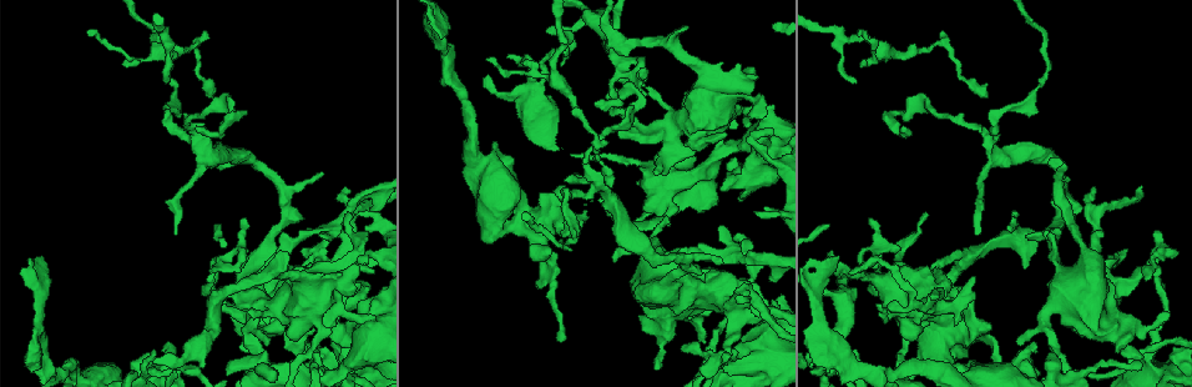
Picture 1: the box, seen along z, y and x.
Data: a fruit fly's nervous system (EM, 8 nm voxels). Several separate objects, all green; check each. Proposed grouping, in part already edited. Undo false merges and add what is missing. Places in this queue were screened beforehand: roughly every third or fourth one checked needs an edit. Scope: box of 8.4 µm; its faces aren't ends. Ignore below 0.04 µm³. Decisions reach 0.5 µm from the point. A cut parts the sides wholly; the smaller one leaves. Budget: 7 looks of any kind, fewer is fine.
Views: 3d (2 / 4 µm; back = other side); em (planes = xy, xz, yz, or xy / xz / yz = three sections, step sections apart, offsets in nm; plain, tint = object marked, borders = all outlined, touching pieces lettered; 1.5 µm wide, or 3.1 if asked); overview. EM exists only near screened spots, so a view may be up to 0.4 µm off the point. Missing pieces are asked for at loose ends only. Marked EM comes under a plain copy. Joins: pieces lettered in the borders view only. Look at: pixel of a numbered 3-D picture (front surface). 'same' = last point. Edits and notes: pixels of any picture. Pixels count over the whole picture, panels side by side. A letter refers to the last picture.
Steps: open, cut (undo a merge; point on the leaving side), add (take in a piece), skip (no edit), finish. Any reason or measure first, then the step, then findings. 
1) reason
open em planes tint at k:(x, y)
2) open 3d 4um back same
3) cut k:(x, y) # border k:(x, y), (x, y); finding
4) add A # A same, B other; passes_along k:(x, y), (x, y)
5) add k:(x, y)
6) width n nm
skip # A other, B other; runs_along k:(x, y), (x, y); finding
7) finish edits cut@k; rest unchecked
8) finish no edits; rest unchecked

tapers out
open em yz step 8 tint at 1:(875, 306)

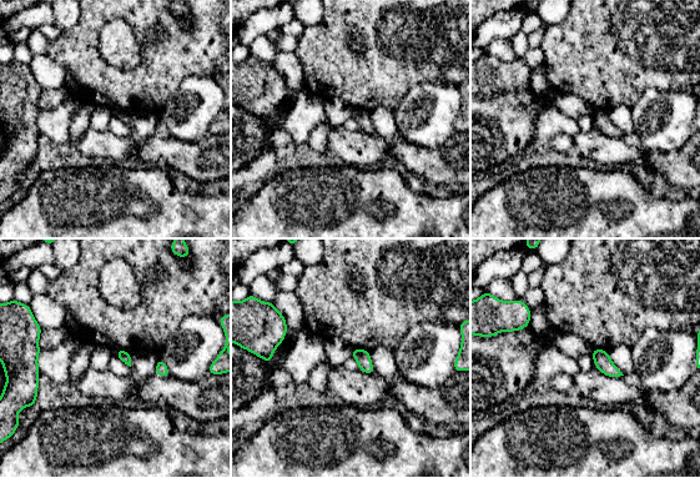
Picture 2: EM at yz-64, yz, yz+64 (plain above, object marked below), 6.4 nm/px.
open em planes borders same

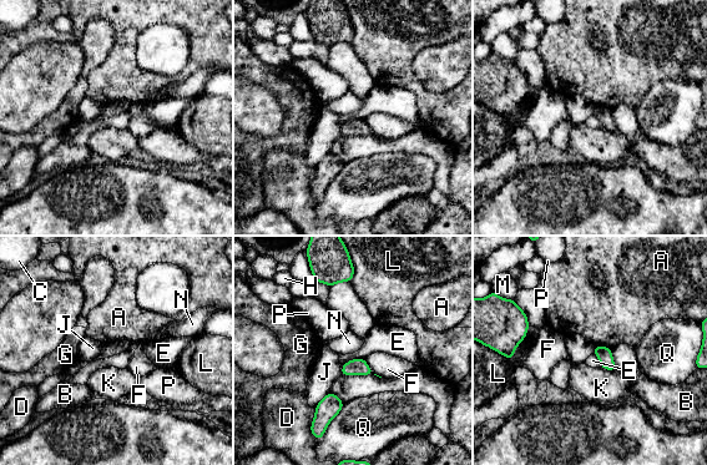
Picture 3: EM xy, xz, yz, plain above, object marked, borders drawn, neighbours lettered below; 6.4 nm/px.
width 100 nm
skip # A other, B other, C other, D other, E other, F other, G other, H other, J other, K other, L other, M other, N other, P other, Q other; border 3:(364, 358), (352, 358), (342, 365); no lettered piece goes on from it

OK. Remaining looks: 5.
branch stops here
open 3d 2um at 1:(988, 330)

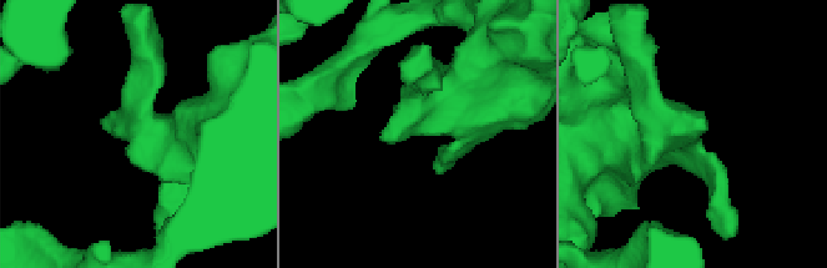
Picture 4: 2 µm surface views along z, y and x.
now the EM
open em planes borders at 4:(382, 134)

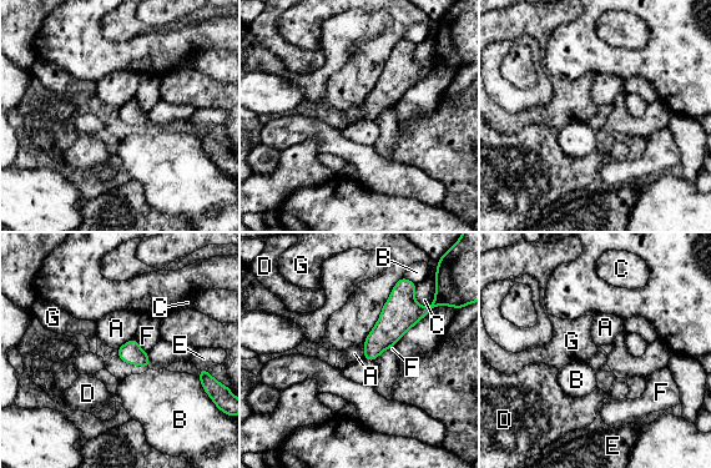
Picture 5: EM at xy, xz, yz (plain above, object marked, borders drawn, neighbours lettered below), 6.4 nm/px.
skip # A other, B other, C other, D other, E other, F other, G other; border 5:(403, 277), (393, 287), (363, 342); none of them fits

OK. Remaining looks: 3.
open em xy step 4 borders at 1:(551, 52)

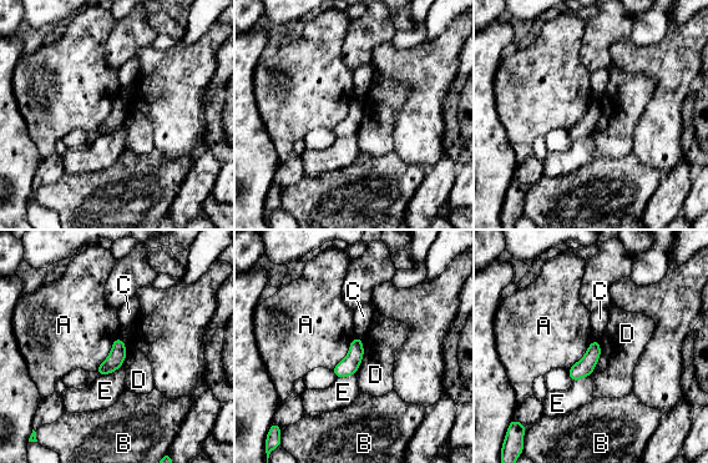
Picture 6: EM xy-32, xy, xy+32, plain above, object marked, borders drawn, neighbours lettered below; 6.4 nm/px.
open em planes borders same

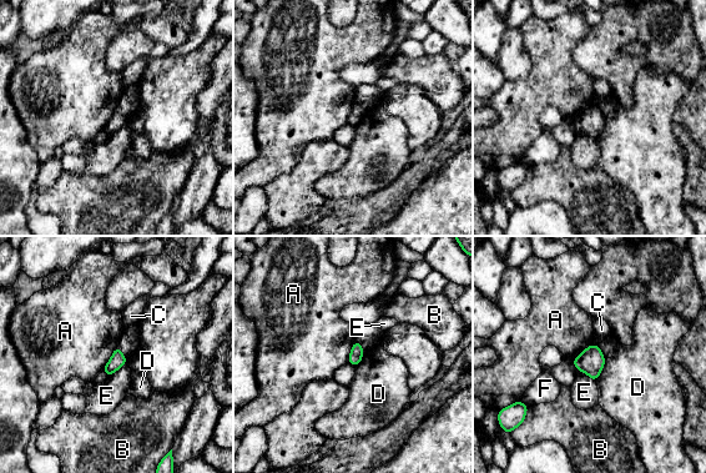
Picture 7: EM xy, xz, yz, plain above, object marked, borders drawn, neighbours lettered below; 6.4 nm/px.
width 90 nm; longest_contact A 190 nm
skip # A other, B other, C other, D other, E other, F other; no lettered piece goes on from it

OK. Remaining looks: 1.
finish no edits; rest unchecked

